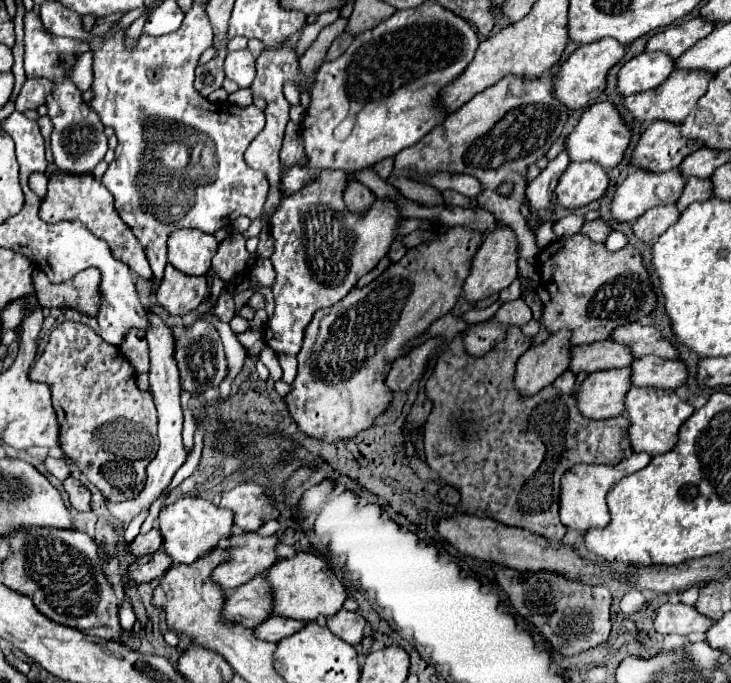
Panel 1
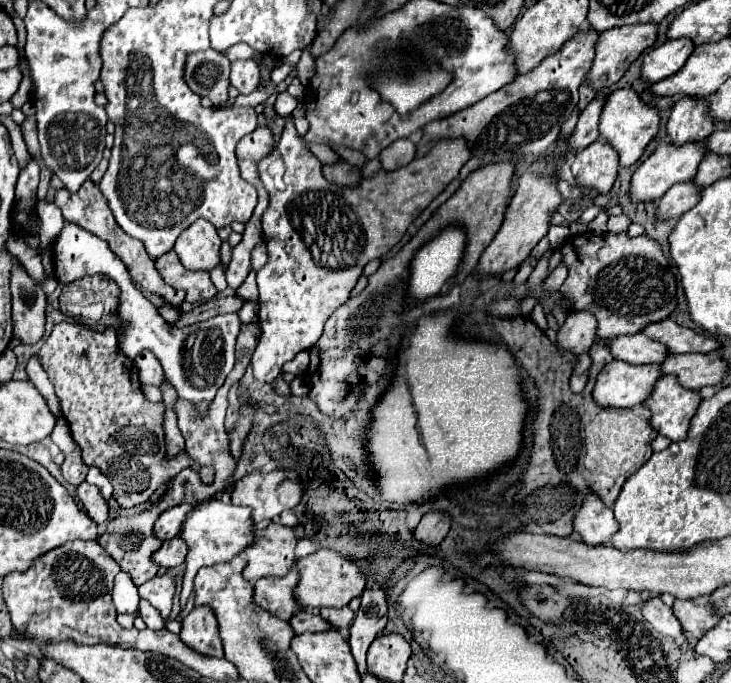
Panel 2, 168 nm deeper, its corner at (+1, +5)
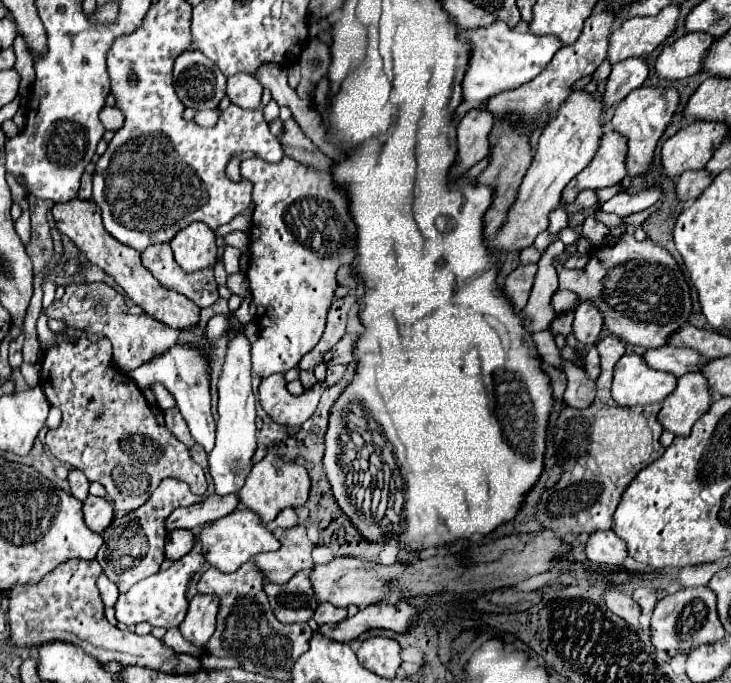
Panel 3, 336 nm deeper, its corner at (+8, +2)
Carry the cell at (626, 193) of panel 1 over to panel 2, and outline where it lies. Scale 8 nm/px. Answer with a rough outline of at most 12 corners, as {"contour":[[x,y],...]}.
{"contour":[[663,143],[633,173],[631,199],[691,181],[703,143]]}

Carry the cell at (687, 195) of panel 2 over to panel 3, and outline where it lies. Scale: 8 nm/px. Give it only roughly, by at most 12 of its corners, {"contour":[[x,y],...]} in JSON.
{"contour":[[706,170],[684,172],[676,182],[676,198],[690,202],[712,182]]}

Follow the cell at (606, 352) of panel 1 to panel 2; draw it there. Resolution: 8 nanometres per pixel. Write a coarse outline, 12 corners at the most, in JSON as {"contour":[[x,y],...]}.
{"contour":[[643,333],[613,339],[615,359],[661,365],[671,351]]}

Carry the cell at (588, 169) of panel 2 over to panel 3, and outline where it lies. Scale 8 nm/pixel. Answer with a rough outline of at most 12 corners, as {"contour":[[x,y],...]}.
{"contour":[[606,132],[592,162],[562,192],[572,202],[586,188],[606,188],[624,176],[626,142]]}

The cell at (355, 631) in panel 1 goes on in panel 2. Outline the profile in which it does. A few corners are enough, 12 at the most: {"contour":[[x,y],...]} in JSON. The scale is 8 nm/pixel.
{"contour":[[349,607],[321,609],[321,617],[347,631],[355,613]]}

